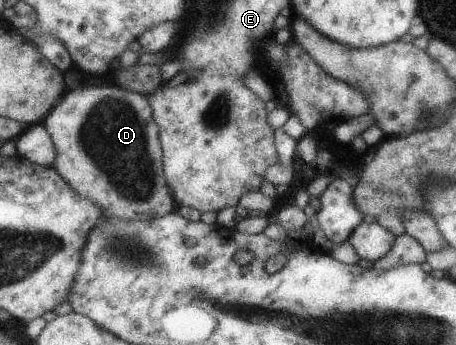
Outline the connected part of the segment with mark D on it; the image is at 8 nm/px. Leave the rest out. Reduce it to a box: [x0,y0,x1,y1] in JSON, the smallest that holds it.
[41,85,176,220]

